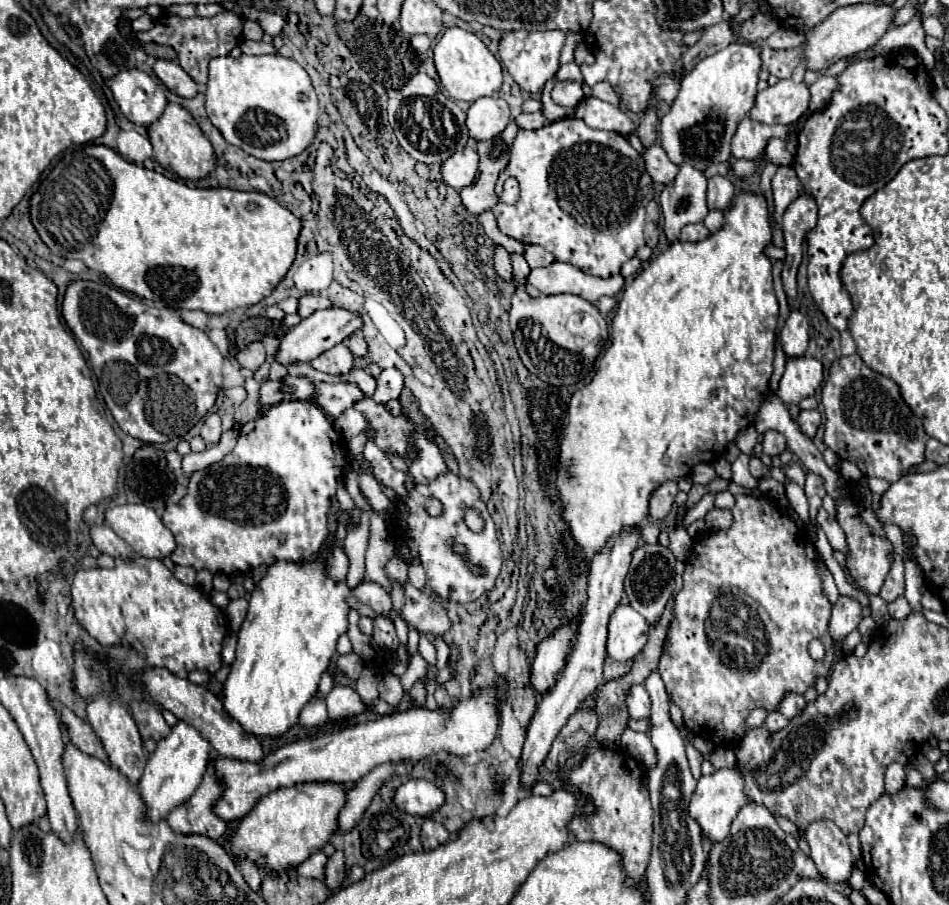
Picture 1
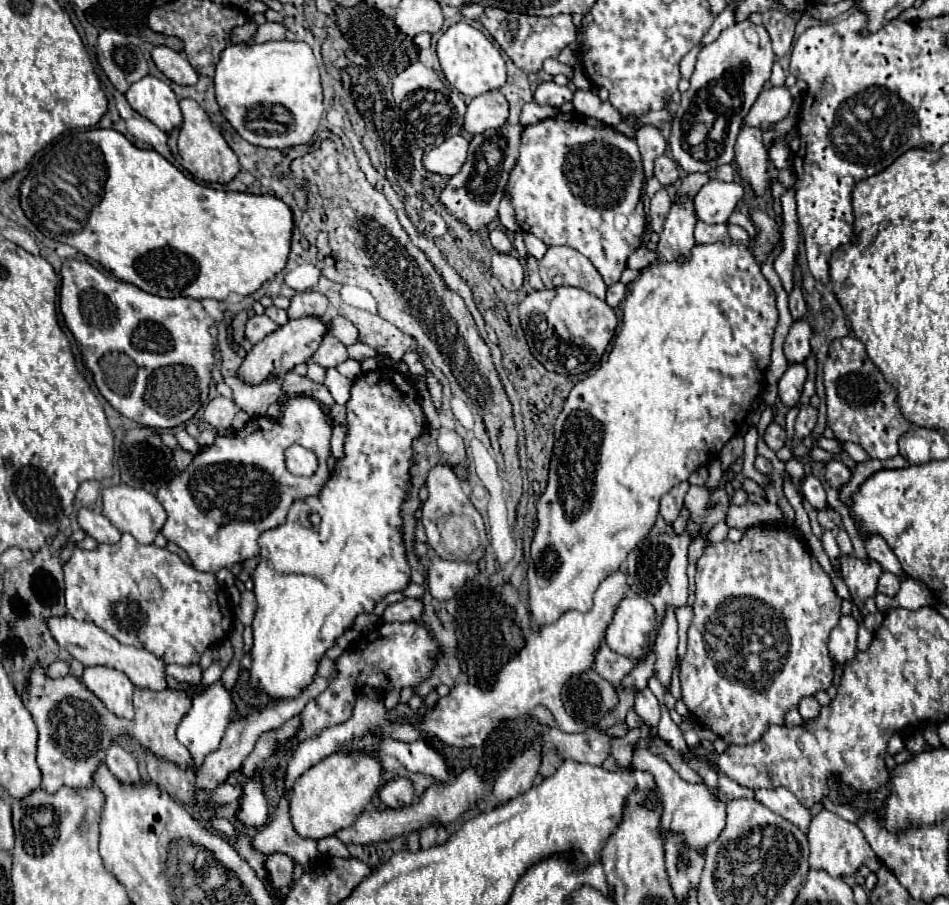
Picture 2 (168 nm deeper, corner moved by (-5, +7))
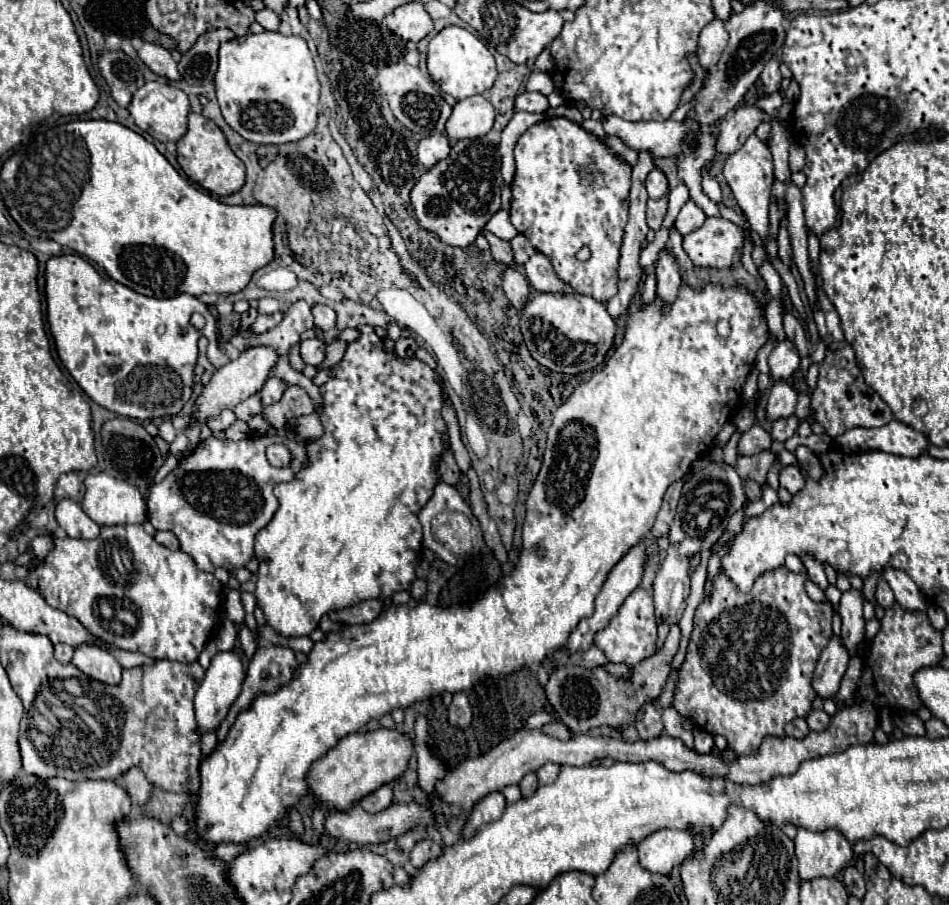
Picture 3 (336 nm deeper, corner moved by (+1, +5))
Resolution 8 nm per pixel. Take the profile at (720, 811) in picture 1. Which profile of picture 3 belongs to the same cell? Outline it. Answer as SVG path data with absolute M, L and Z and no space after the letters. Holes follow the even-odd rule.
M658 830L638 844L638 862L648 872L670 874L694 850L692 832Z

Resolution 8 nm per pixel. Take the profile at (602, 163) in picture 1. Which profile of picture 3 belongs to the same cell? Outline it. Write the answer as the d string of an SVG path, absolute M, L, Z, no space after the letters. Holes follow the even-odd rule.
M544 118L542 122L530 126L514 148L516 158L516 176L512 180L512 208L510 218L520 234L524 234L530 244L542 252L554 266L558 278L572 286L578 294L588 294L598 302L606 304L618 292L618 260L620 246L624 238L624 226L628 220L628 190L630 190L630 168L620 160L610 160L614 166L608 168L604 154L596 154L596 140L580 124L574 124L566 118ZM600 170L622 170L622 188L608 188ZM588 246L592 256L586 262L576 258L576 252Z

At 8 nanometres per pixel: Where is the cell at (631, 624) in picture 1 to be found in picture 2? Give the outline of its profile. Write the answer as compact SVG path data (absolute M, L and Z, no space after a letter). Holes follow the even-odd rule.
M626 596L606 630L606 644L622 656L638 658L642 656L644 642L656 622L654 606L642 596Z

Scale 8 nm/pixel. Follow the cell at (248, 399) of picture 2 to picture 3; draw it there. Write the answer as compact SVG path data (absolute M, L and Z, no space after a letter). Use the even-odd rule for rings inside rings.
M258 394L250 396L250 398L248 398L248 400L244 400L242 404L238 404L238 406L234 408L234 412L236 412L238 420L244 420L244 422L248 422L252 416L256 416L256 414L260 414L260 412L262 412L260 396L258 396Z

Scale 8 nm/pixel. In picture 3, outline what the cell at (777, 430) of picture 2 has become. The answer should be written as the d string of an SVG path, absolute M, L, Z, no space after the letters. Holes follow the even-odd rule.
M754 424L750 430L746 430L746 432L740 436L740 440L738 440L738 454L740 454L740 456L758 454L758 452L762 452L762 450L768 450L770 444L772 444L770 434L768 434L762 426Z

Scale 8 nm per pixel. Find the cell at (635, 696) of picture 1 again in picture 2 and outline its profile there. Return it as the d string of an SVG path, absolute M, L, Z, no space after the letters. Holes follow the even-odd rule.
M644 688L644 690L638 690L636 692L636 704L634 704L634 710L636 714L652 724L652 726L658 726L658 720L660 720L660 702L658 698L650 692L650 688Z

